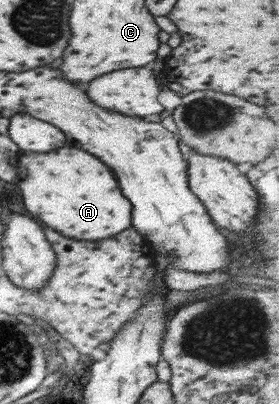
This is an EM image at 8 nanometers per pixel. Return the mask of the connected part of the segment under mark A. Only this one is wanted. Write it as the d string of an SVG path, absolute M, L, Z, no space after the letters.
M58 148L50 154L18 152L18 189L26 210L36 221L64 238L72 240L104 240L130 226L130 202L120 194L110 170L76 148Z

